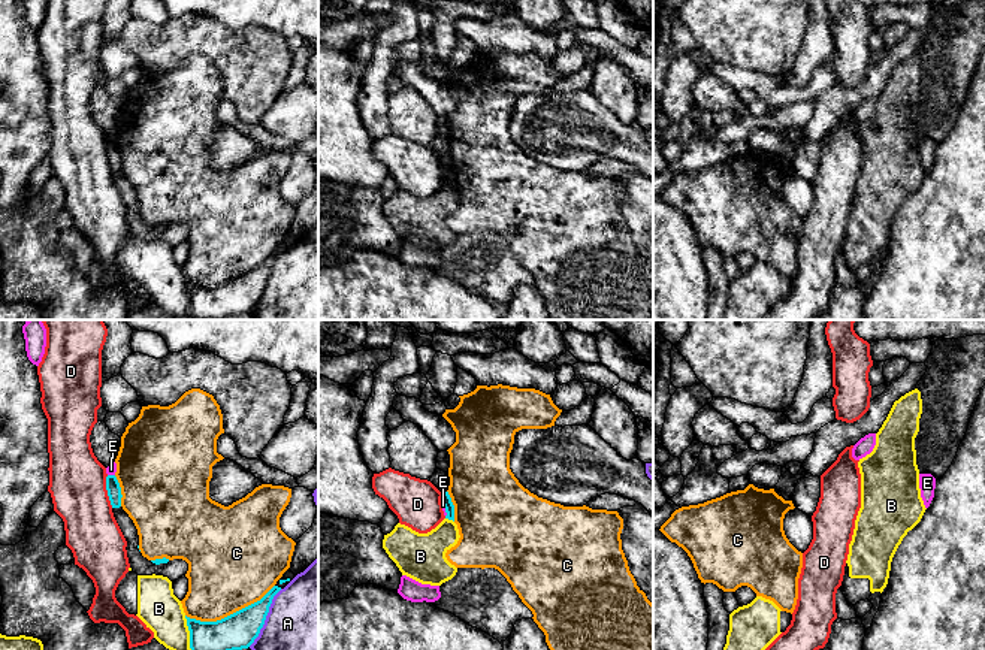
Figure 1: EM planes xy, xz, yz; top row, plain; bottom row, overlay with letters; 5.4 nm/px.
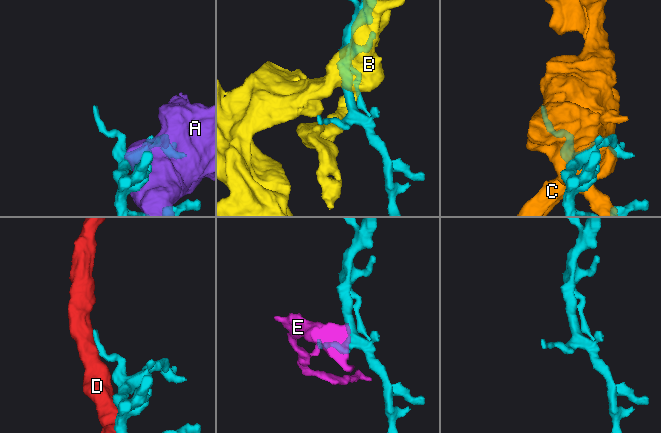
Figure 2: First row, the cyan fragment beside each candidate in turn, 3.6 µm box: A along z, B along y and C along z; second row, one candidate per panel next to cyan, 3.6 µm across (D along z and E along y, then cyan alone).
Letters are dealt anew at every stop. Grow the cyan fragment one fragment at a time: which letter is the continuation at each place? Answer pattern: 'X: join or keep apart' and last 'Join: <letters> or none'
A: keep apart
B: keep apart
C: keep apart
D: keep apart
E: keep apart
Join: none

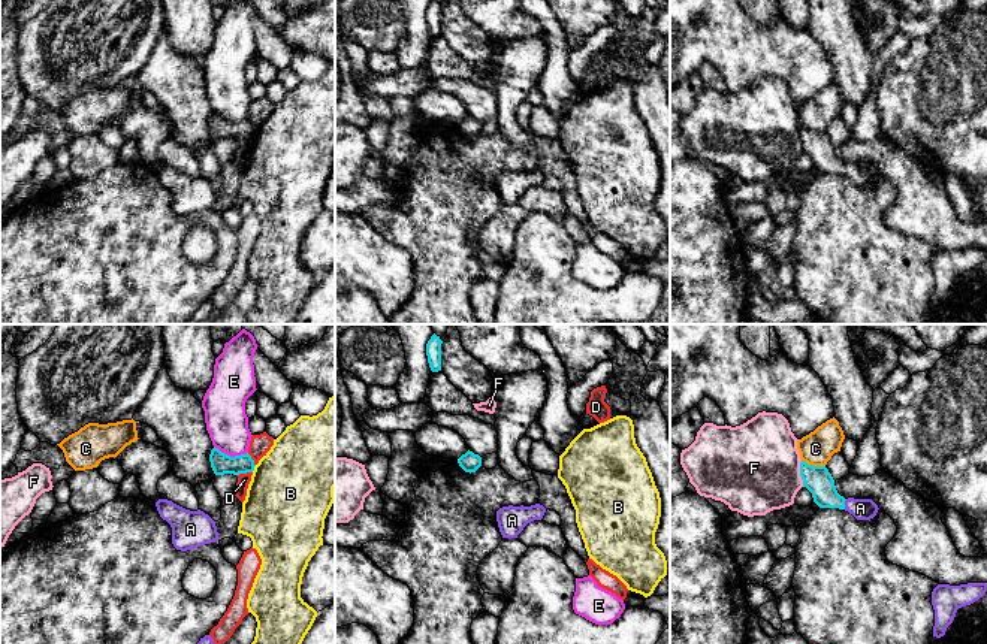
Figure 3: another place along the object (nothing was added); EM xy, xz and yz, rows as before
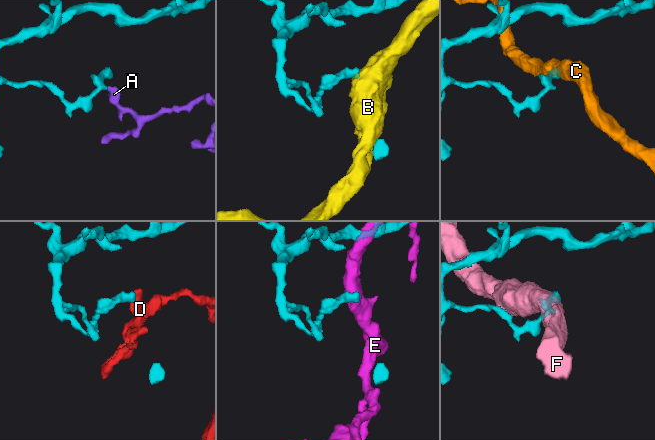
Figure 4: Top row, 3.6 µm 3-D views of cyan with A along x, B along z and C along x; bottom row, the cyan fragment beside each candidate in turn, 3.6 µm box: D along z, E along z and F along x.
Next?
A: join
B: keep apart
C: keep apart
D: keep apart
E: keep apart
F: keep apart
Join: A

